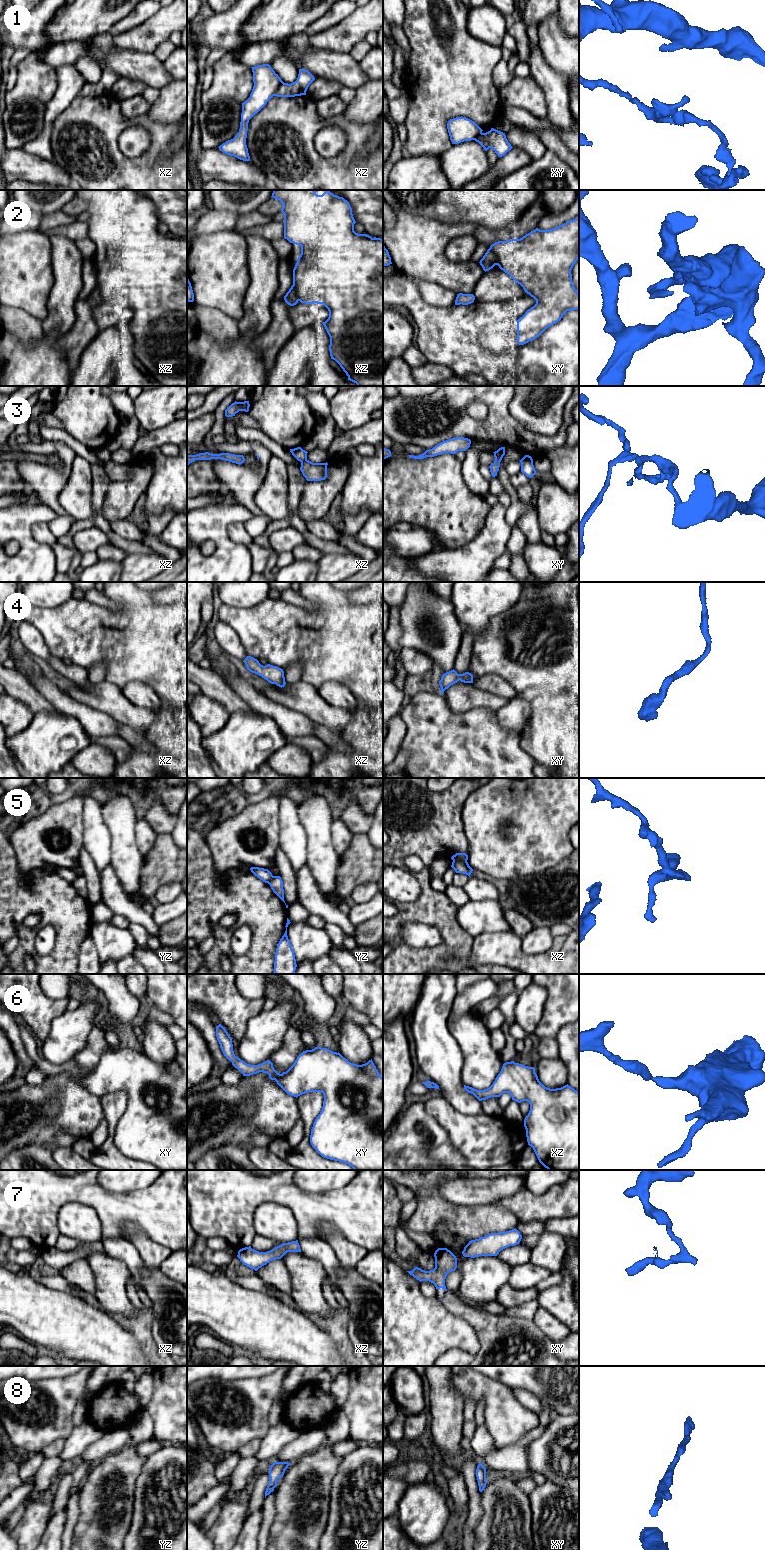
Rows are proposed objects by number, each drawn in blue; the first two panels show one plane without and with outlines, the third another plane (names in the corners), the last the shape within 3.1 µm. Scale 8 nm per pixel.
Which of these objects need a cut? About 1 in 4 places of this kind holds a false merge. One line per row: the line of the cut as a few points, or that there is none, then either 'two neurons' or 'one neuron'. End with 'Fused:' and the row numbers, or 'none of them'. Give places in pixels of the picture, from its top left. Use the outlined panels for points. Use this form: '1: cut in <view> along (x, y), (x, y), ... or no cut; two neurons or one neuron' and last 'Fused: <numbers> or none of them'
1: cut in xz along (283, 82), (273, 95); two neurons
2: cut in xz along (293, 283), (299, 300); two neurons
3: cut in xz along (306, 459), (301, 462); two neurons
4: no cut; one neuron
5: cut in xz along (453, 860), (466, 862); two neurons
6: no cut; one neuron
7: no cut; one neuron
8: no cut; one neuron
Fused: 1, 2, 3, 5

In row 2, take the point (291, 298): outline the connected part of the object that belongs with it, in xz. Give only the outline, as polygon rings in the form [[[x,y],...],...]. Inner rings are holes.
[[[294,284],[291,286],[289,291],[284,296],[284,300],[290,306],[294,306],[298,303],[299,300],[296,292],[296,287]]]

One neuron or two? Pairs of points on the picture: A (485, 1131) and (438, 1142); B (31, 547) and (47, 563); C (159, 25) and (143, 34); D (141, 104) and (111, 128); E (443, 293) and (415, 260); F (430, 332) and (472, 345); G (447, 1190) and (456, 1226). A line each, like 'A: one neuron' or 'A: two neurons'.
A: two neurons
B: one neuron
C: one neuron
D: two neurons
E: two neurons
F: one neuron
G: two neurons

